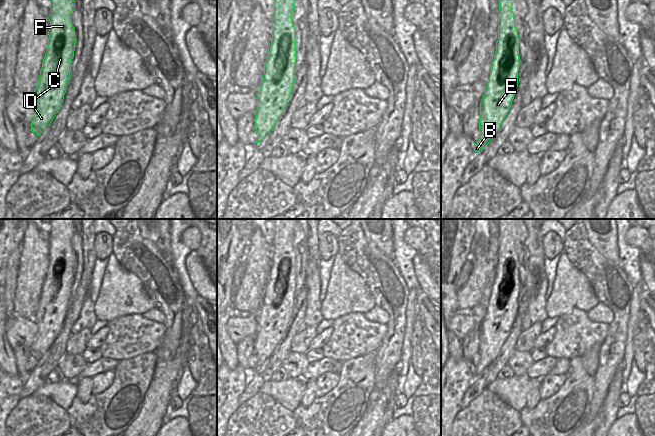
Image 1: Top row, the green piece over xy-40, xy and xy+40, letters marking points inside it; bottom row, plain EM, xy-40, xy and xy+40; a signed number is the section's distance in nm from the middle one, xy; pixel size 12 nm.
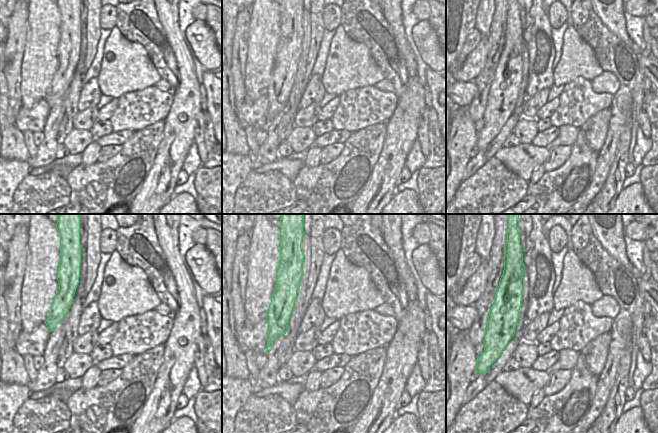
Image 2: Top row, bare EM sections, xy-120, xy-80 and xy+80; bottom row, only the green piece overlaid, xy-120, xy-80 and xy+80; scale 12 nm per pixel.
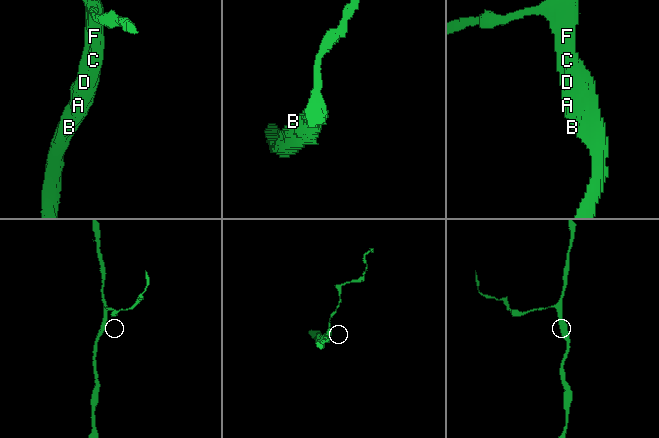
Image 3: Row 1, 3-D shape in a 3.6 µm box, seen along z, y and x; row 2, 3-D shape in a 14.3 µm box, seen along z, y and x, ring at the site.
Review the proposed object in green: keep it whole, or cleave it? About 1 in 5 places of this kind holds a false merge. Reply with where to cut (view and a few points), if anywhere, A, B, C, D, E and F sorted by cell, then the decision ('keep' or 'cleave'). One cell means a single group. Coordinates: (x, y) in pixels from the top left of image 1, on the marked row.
no cut | A B C D E F | keep

